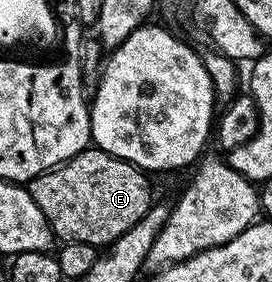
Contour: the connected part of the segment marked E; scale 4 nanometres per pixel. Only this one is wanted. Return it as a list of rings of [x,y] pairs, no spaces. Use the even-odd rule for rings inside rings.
[[[90,145],[66,163],[35,177],[27,186],[58,240],[83,241],[101,249],[123,237],[154,205],[149,179],[150,176],[135,164]]]

